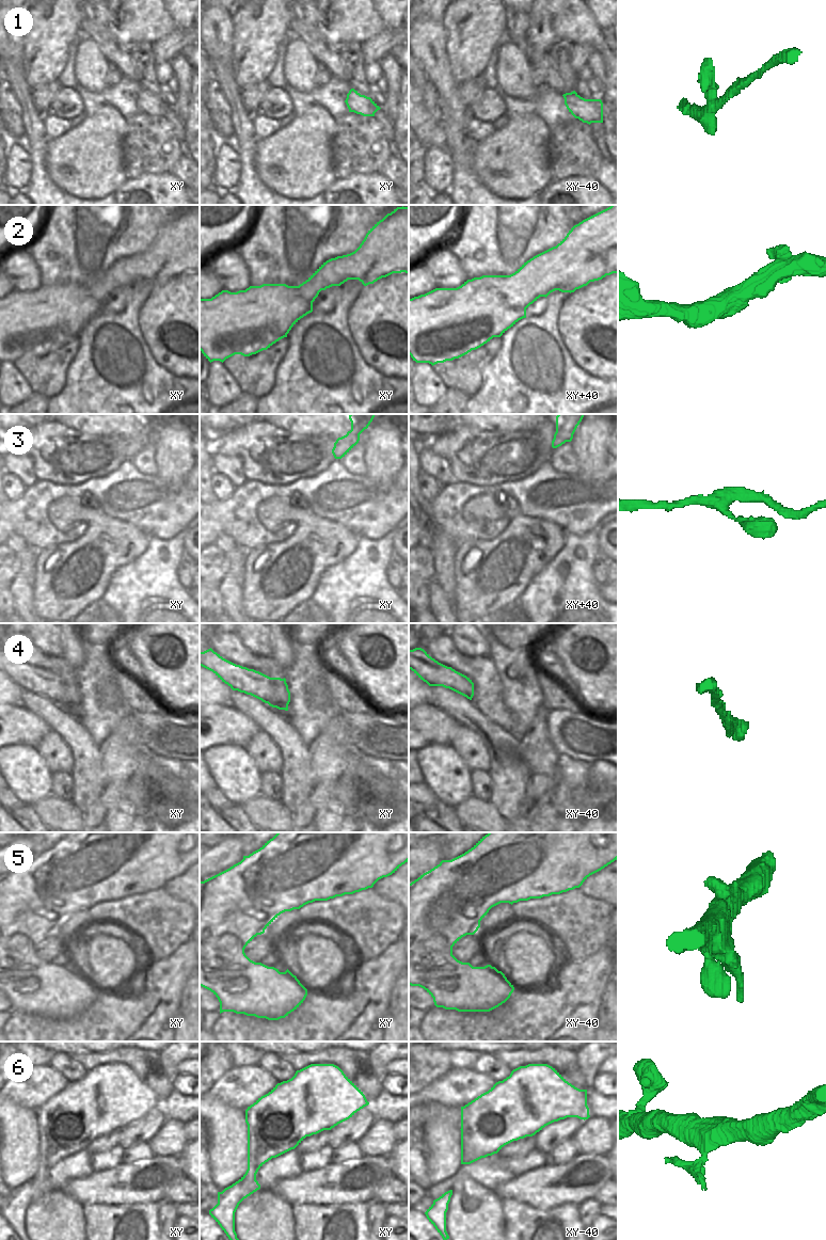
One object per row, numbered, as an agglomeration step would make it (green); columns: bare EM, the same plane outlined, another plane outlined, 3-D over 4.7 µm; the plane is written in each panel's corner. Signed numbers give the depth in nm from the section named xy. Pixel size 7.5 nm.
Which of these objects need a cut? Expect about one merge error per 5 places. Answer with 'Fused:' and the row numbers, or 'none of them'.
Fused: none of them

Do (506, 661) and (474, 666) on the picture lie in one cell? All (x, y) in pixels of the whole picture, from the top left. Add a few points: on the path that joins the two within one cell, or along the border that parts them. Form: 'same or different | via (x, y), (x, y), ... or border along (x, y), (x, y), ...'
different | border along (488, 656), (497, 670)

